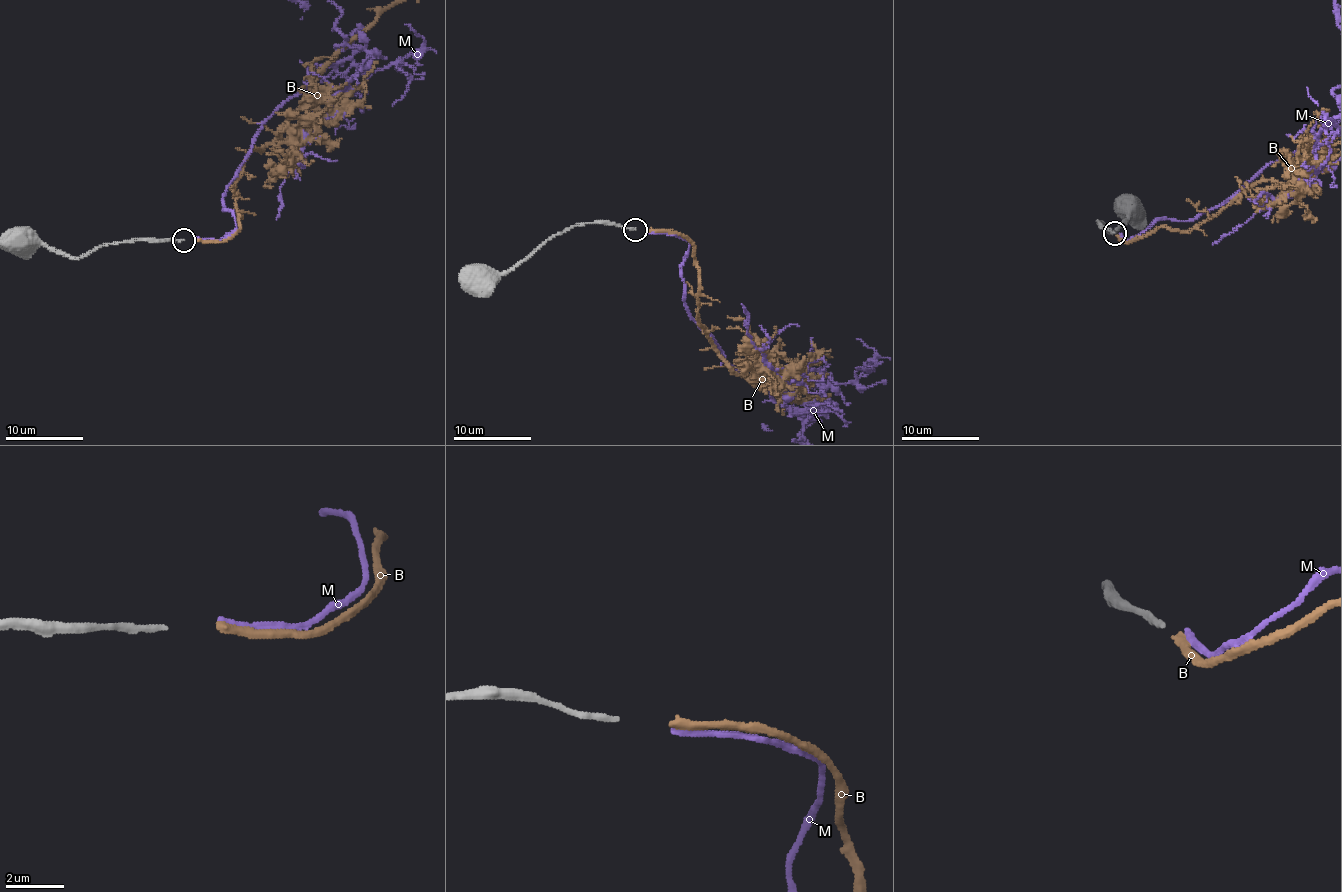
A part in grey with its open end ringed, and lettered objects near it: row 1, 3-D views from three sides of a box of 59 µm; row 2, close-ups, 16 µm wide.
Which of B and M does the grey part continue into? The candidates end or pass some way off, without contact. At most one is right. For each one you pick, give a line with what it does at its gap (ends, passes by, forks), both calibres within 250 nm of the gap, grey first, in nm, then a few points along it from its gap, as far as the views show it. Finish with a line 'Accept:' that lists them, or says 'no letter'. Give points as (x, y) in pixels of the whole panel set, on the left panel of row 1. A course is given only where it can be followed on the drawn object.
Accept: no letter

